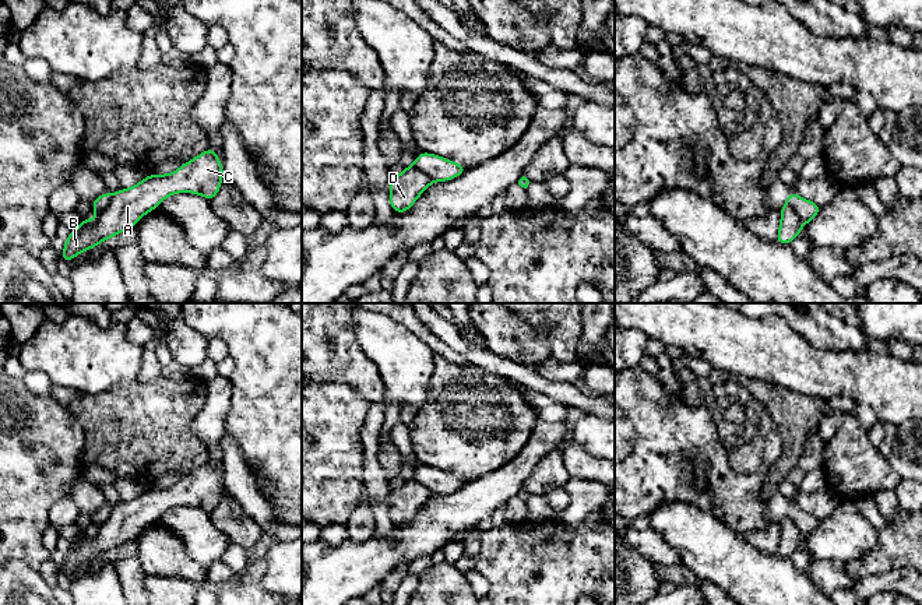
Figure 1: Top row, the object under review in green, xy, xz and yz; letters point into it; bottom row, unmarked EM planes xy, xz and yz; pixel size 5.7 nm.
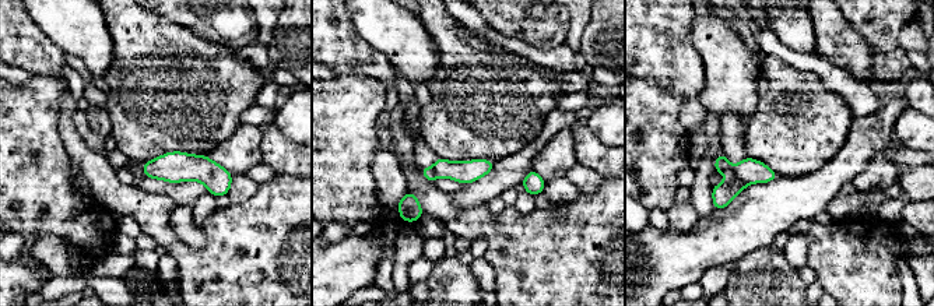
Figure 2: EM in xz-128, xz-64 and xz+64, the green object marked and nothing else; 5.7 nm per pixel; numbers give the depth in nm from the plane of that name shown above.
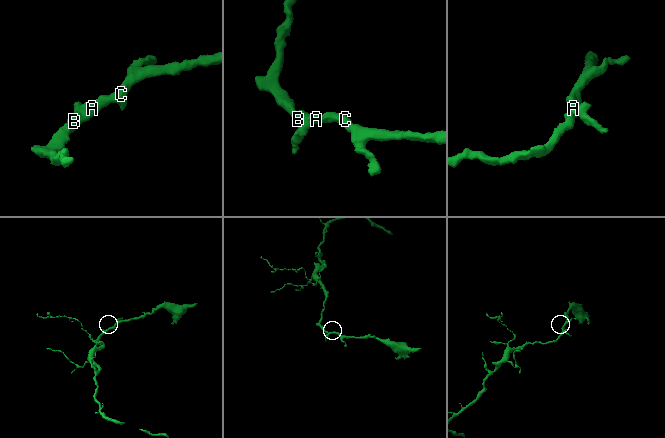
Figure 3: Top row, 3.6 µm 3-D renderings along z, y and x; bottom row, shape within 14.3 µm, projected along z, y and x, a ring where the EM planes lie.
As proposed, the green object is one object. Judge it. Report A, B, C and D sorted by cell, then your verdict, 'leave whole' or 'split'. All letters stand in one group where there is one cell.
groups A B C / D; split

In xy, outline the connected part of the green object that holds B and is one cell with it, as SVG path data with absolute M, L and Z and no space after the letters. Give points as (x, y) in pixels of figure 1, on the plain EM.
M210 460L173 486L148 488L136 499L110 509L109 518L96 532L85 531L77 542L71 542L60 571L68 576L78 566L134 539L142 528L155 523L162 513L172 507L187 504L212 514L221 502L222 489L222 476Z

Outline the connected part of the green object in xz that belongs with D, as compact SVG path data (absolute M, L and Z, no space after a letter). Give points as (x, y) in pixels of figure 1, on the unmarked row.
M415 478L408 479L401 488L390 493L390 517L394 525L405 525L412 521L416 511L433 493Z

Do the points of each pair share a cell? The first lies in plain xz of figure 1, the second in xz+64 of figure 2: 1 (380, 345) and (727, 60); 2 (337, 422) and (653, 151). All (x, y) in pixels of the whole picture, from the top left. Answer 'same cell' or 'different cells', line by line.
1: same cell
2: same cell

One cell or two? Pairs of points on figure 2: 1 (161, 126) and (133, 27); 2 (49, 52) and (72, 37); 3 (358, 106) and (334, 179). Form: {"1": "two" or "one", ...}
{"1": "one", "2": "two", "3": "one"}

